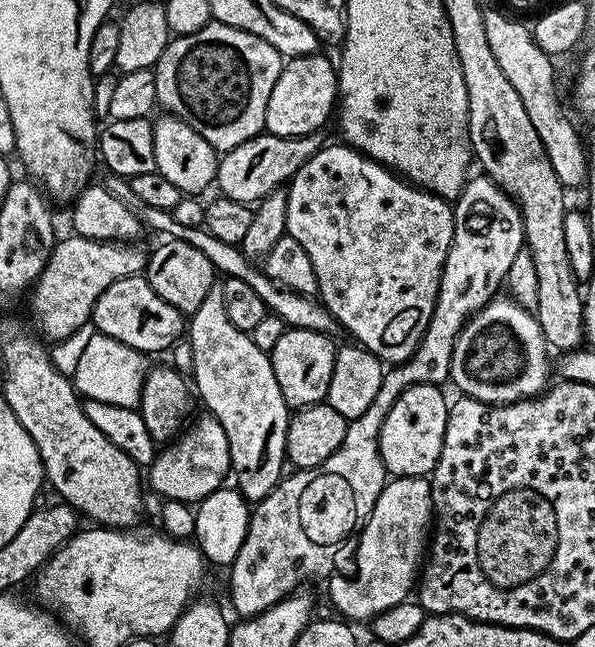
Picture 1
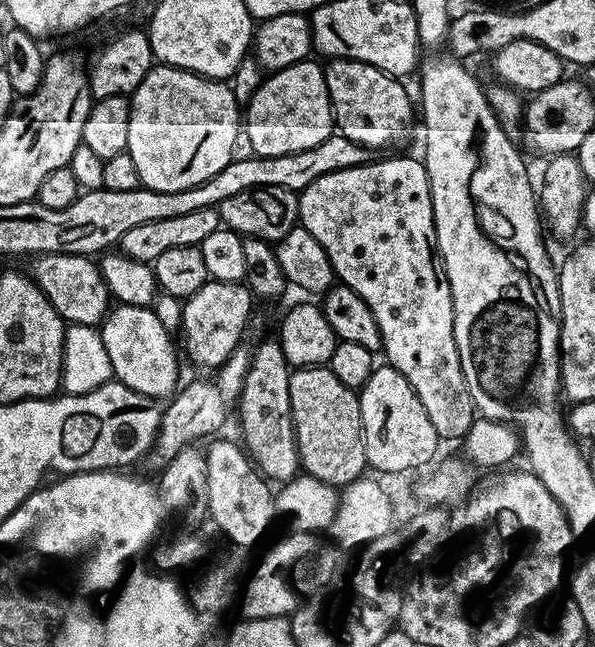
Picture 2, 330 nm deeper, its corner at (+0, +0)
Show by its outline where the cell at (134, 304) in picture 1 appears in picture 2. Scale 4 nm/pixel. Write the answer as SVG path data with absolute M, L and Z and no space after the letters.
M45 252L37 255L30 269L30 275L46 294L50 306L58 310L58 314L68 324L103 324L104 317L110 311L110 295L100 265L91 256L78 254L50 254Z

